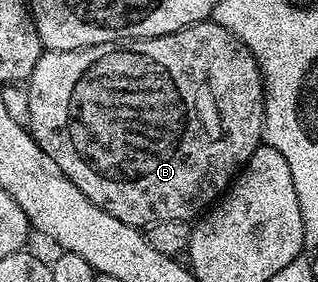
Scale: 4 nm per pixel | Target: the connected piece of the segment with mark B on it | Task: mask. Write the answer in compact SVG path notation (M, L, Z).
M213 20L198 22L165 36L137 38L126 44L86 46L80 50L48 50L37 60L37 68L33 68L25 87L29 98L27 126L35 143L49 152L53 160L57 160L57 168L61 168L73 184L83 187L83 195L97 204L97 208L136 228L146 228L154 222L165 220L190 223L198 219L226 191L249 156L253 156L263 142L263 77L257 60L244 42Z

